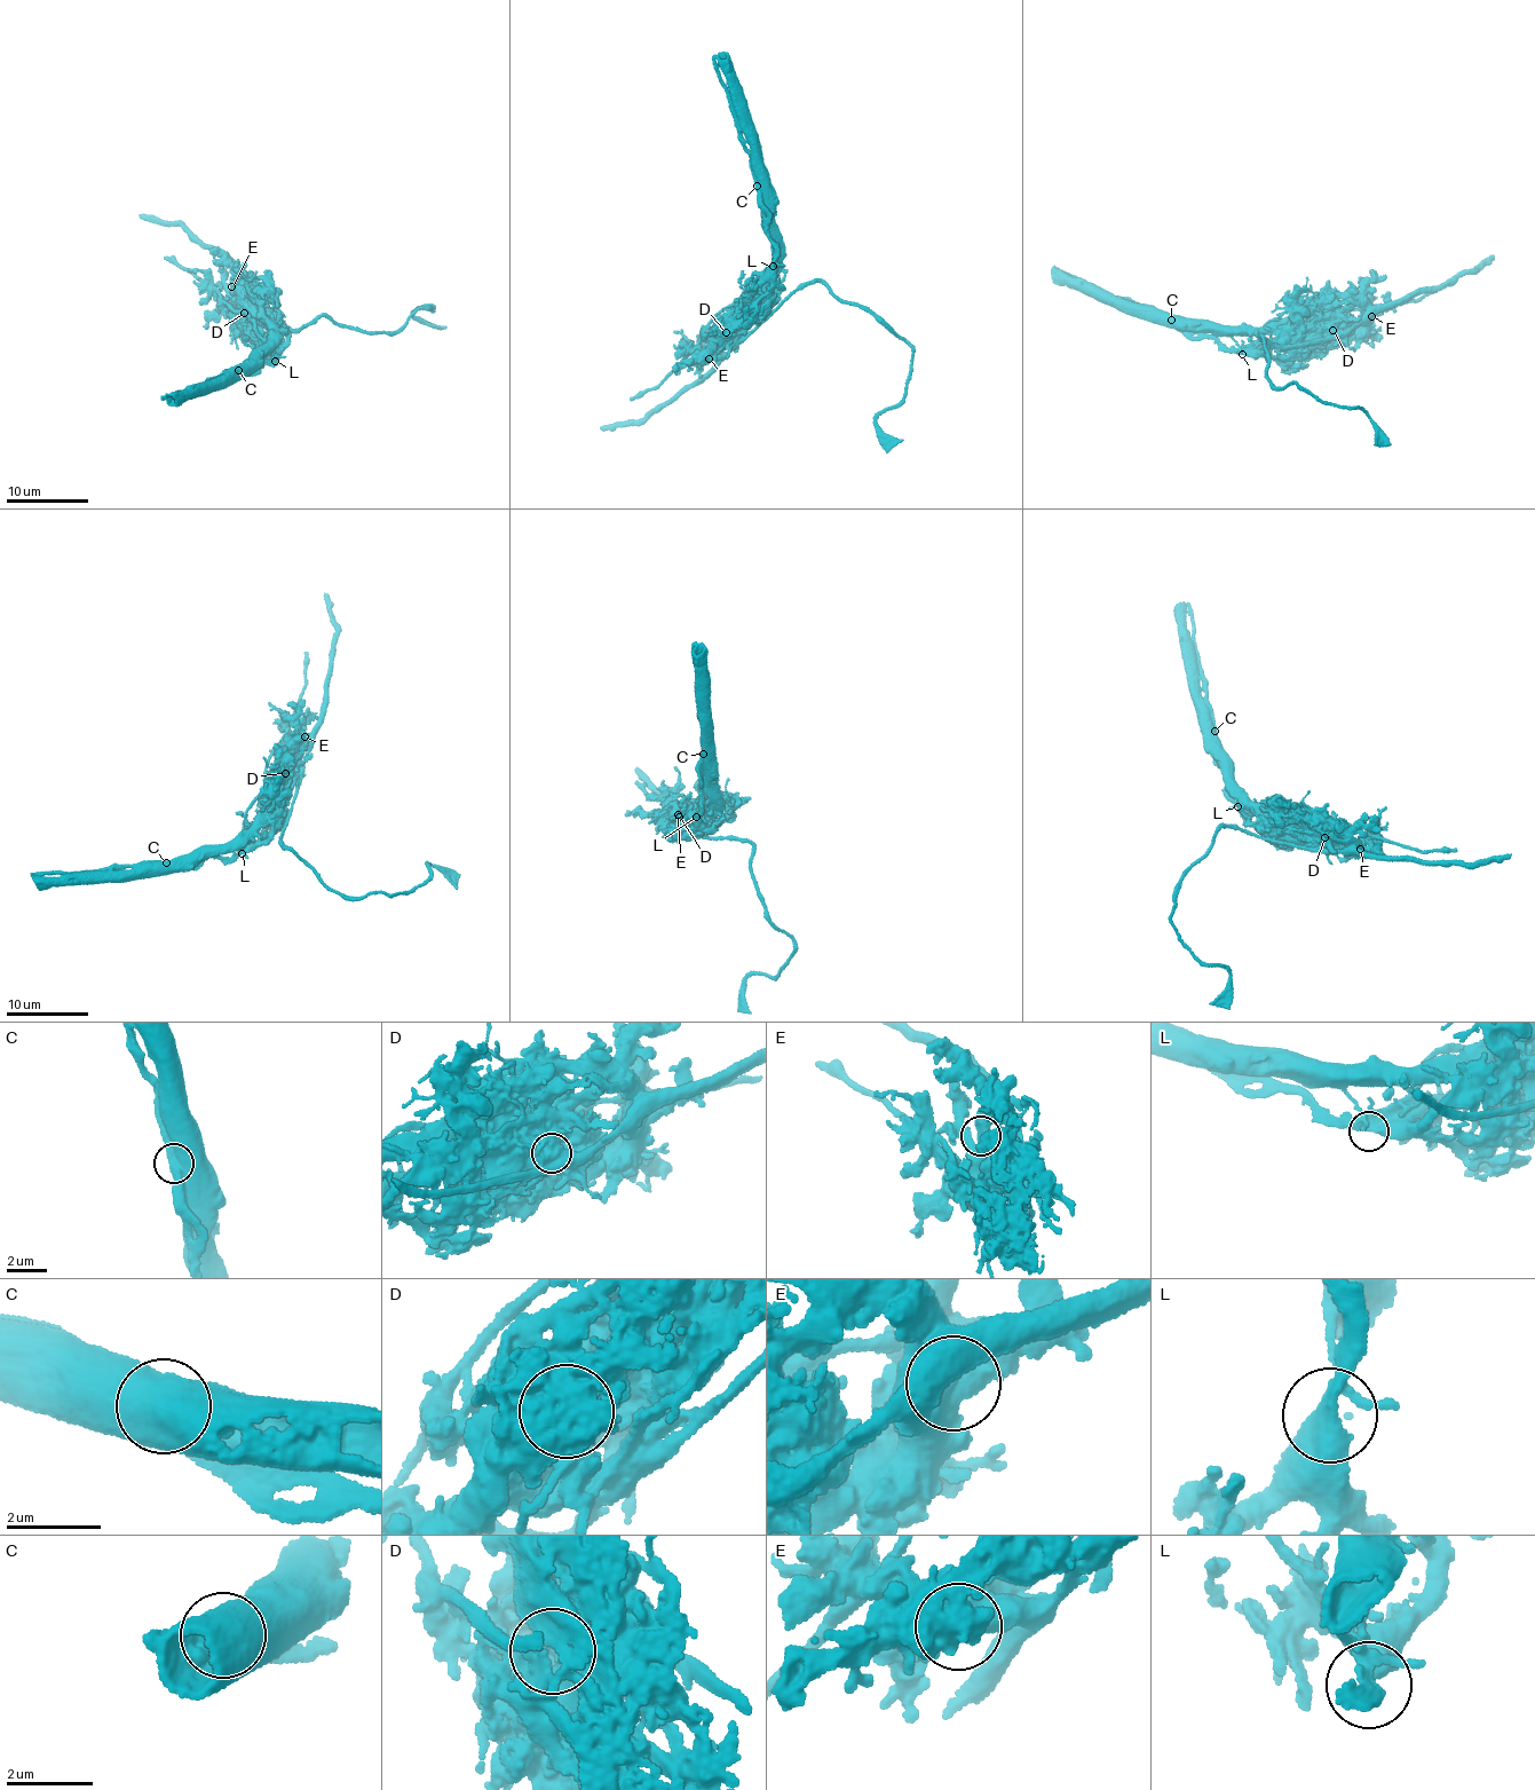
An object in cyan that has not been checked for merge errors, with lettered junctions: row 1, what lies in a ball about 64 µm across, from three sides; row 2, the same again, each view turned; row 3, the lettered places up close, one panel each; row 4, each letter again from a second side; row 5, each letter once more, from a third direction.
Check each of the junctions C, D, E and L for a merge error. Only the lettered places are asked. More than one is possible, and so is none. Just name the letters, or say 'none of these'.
C, D

